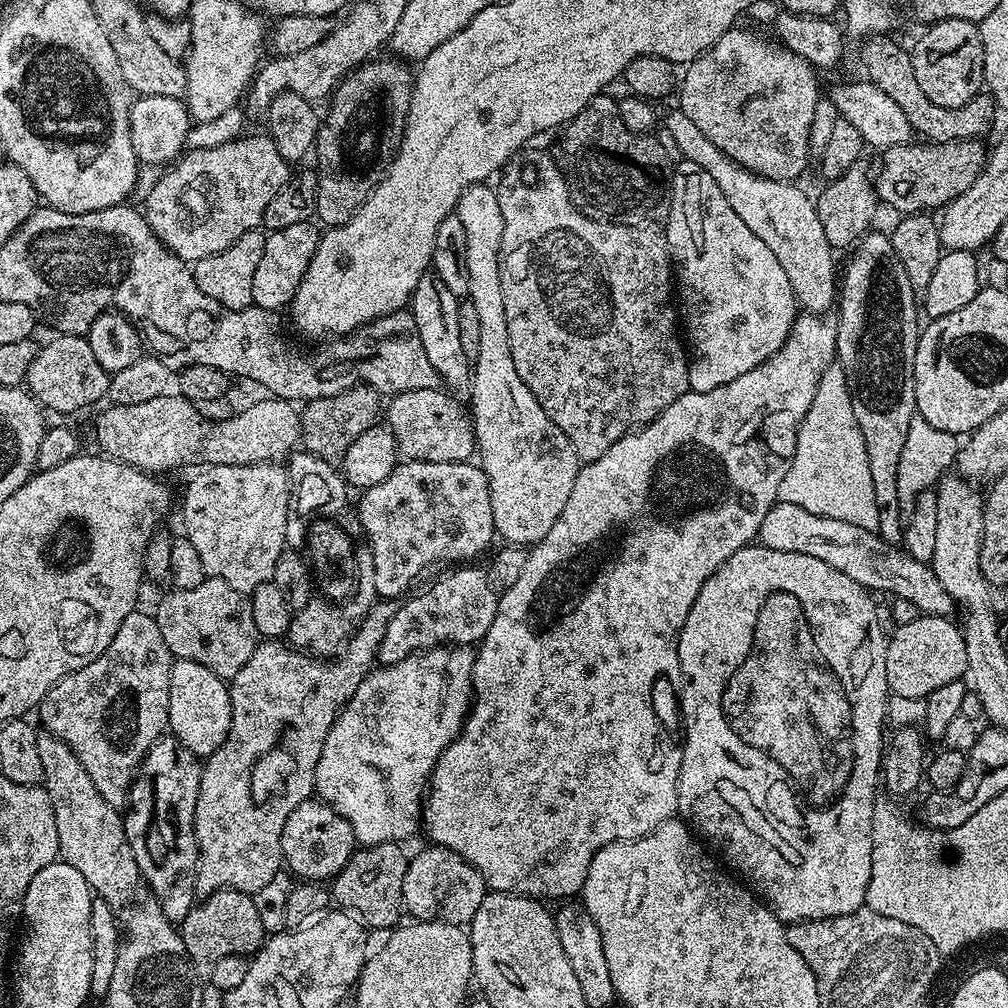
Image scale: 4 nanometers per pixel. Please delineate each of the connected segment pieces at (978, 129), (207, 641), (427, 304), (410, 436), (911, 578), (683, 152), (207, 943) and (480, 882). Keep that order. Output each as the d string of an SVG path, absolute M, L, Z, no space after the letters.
M877 34L867 37L860 48L860 60L864 63L863 75L872 81L882 94L890 99L906 114L906 122L910 122L913 133L917 137L933 144L953 144L959 140L980 140L988 132L992 119L998 116L995 101L987 94L981 94L966 102L966 106L934 106L930 98L926 98L922 86L918 86L918 78L914 75L914 62L911 51L903 48L888 34Z
M206 578L202 586L194 586L194 590L172 588L161 598L160 605L154 609L154 615L158 631L162 633L162 642L166 642L176 660L193 660L221 678L231 678L238 674L238 670L242 670L242 666L250 662L258 643L249 597L234 590L234 586L230 586L230 582L225 580Z
M426 274L418 282L418 286L412 292L410 311L414 322L418 326L418 338L422 338L422 350L426 350L426 358L430 358L430 366L438 370L441 381L449 389L467 389L470 384L470 362L466 354L462 354L462 341L458 339L458 310L461 301L446 285L442 278L435 274Z
M440 388L410 390L391 397L386 404L386 427L396 440L396 451L404 460L458 462L473 459L477 451L472 417L447 391Z
M780 500L770 514L762 518L758 540L770 550L810 554L810 558L818 558L818 562L826 562L826 566L842 570L846 578L854 578L854 582L873 593L893 592L891 595L895 599L914 602L917 613L925 616L953 615L950 594L942 590L942 582L938 582L938 574L934 574L931 563L915 560L907 552L886 544L871 528L838 522L838 518L826 518L822 514L810 514L810 510L802 510L802 506Z
M673 110L668 117L663 117L663 131L668 132L676 143L676 152L681 157L690 162L694 162L698 166L702 166L702 170L706 170L706 174L718 183L719 190L725 195L726 200L733 207L738 218L745 223L747 227L762 242L765 242L774 253L774 258L782 265L782 270L790 280L792 293L795 295L797 305L810 314L824 314L827 309L836 300L838 292L838 276L834 274L834 250L826 242L825 230L822 229L822 222L818 219L817 210L813 199L806 196L805 192L798 188L799 185L789 181L768 179L760 176L756 172L748 171L742 165L734 162L714 142L710 142L710 138L706 138L706 134L702 134L702 130L698 130L698 126L694 126L694 121L686 118L686 114L679 110Z
M220 888L214 894L203 897L190 914L186 914L178 929L187 954L200 970L211 970L222 958L251 957L259 952L266 939L255 899L249 893L233 888Z
M427 846L408 862L406 882L402 882L405 913L413 921L441 920L447 924L471 924L478 906L482 906L486 885L482 874L456 852L439 846Z

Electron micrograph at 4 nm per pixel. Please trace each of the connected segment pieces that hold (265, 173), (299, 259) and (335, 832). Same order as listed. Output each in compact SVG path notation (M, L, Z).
M248 135L222 146L185 151L142 200L148 229L178 258L189 262L201 260L226 250L242 234L257 231L263 225L266 206L286 186L290 164L278 154L272 137Z
M312 222L286 226L282 230L271 230L267 233L266 250L262 250L258 270L254 270L252 303L255 307L276 314L279 313L279 308L287 309L291 305L294 294L310 266L310 258L314 258L314 250L318 250L321 235L321 229Z
M309 798L286 818L286 826L282 826L282 846L280 855L287 871L293 877L304 882L328 882L336 877L350 862L358 845L354 838L354 830L350 830L350 822L342 818L328 804L319 798Z

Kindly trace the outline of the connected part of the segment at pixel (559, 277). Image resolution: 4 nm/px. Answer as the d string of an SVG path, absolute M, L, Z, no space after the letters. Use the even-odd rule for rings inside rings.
M575 203L552 204L552 210L546 212L546 218L503 218L502 246L500 247L500 277L502 278L502 302L506 302L506 334L510 334L510 342L508 345L510 346L510 354L514 358L514 370L518 374L518 378L522 378L522 382L526 382L530 394L534 394L534 398L538 398L538 406L542 406L542 410L546 410L550 422L554 422L554 426L558 426L558 430L562 430L562 434L566 434L566 438L570 438L570 446L574 446L576 456L582 462L602 458L602 454L606 454L606 450L610 450L610 446L614 446L614 442L618 442L618 438L622 438L626 433L633 431L637 426L649 424L654 417L658 414L662 414L666 410L666 406L670 406L670 402L674 402L678 399L683 392L689 391L688 356L686 355L685 345L682 343L681 333L680 336L676 333L678 308L677 305L676 308L672 305L674 265L671 256L668 254L669 237L665 235L663 231L660 233L656 228L659 227L637 226L632 222L605 222L597 220L577 207Z

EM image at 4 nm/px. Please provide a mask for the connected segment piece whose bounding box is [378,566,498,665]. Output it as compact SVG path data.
M476 566L457 567L460 568L457 572L442 577L417 596L409 595L403 601L405 604L397 607L394 618L390 618L390 626L386 626L386 638L382 638L378 657L381 665L402 662L407 656L430 648L479 645L486 630L490 630L490 622L494 622L498 592L488 581L488 573L483 567L472 567Z

